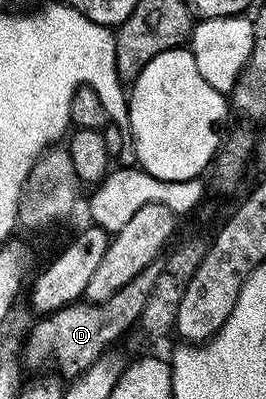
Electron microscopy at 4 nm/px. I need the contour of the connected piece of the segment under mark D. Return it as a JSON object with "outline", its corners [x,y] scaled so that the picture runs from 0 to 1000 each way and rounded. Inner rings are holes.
{"outline":[[[579,657],[538,667],[477,717],[432,727],[417,747],[353,762],[293,757],[259,762],[214,782],[158,789],[154,802],[109,832],[94,852],[98,925],[154,922],[199,892],[199,912],[233,932],[233,945],[286,947],[331,927],[380,892],[398,890],[410,867],[436,857],[485,820],[511,815],[538,787],[538,767],[553,767],[553,747],[598,699],[605,662]]]}

